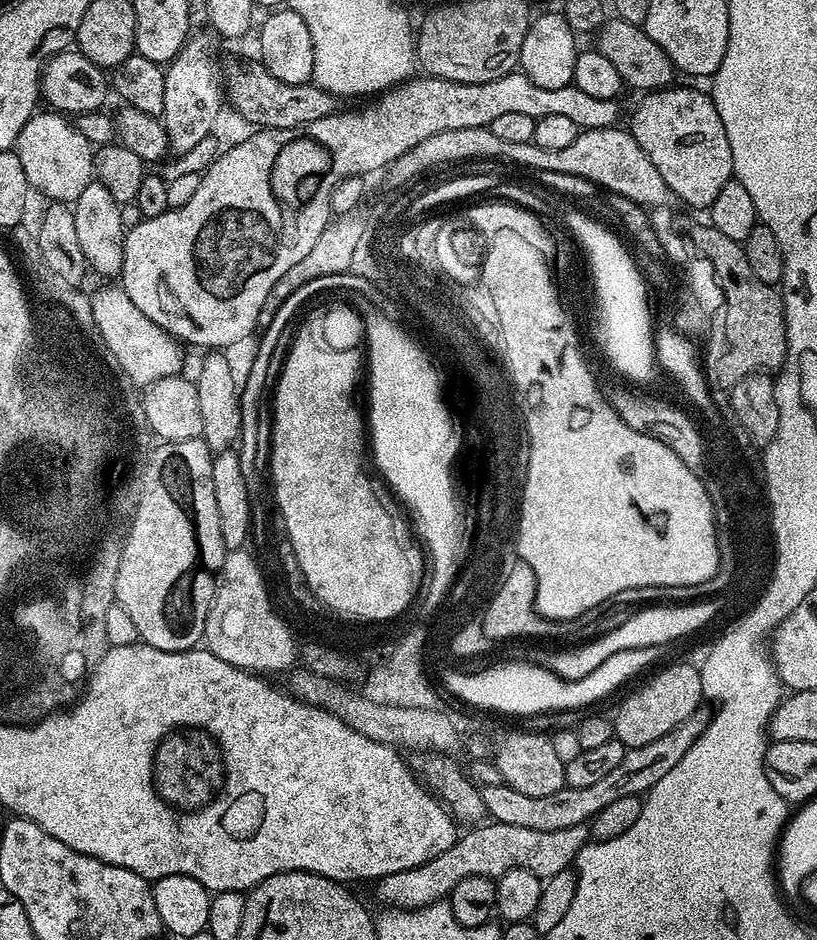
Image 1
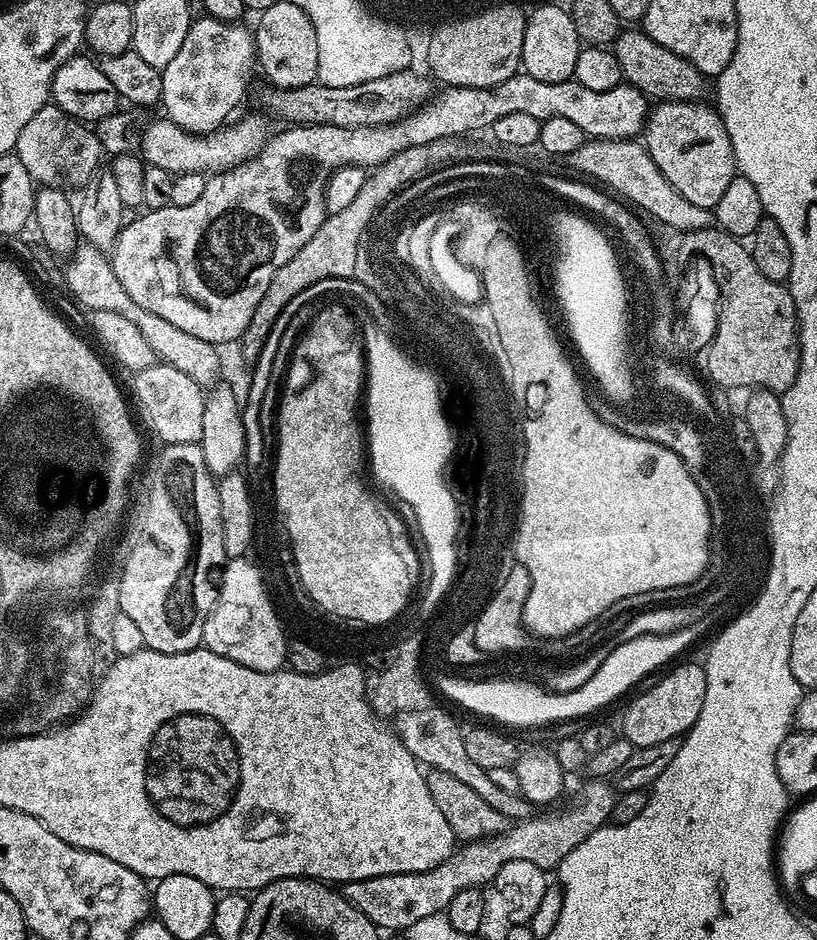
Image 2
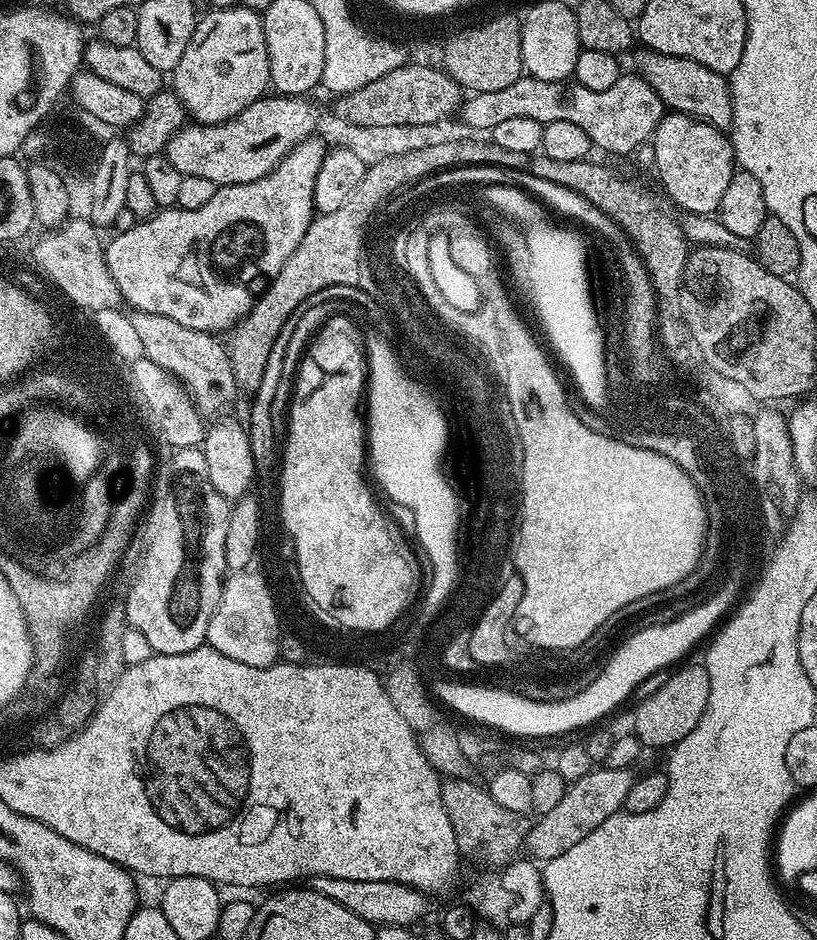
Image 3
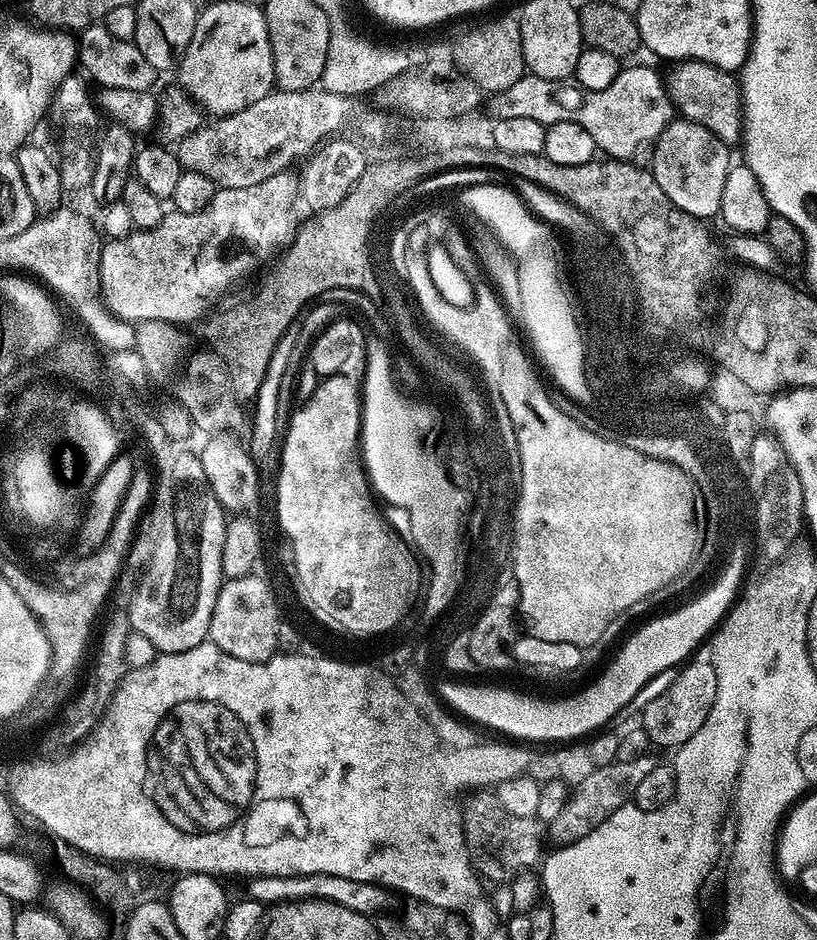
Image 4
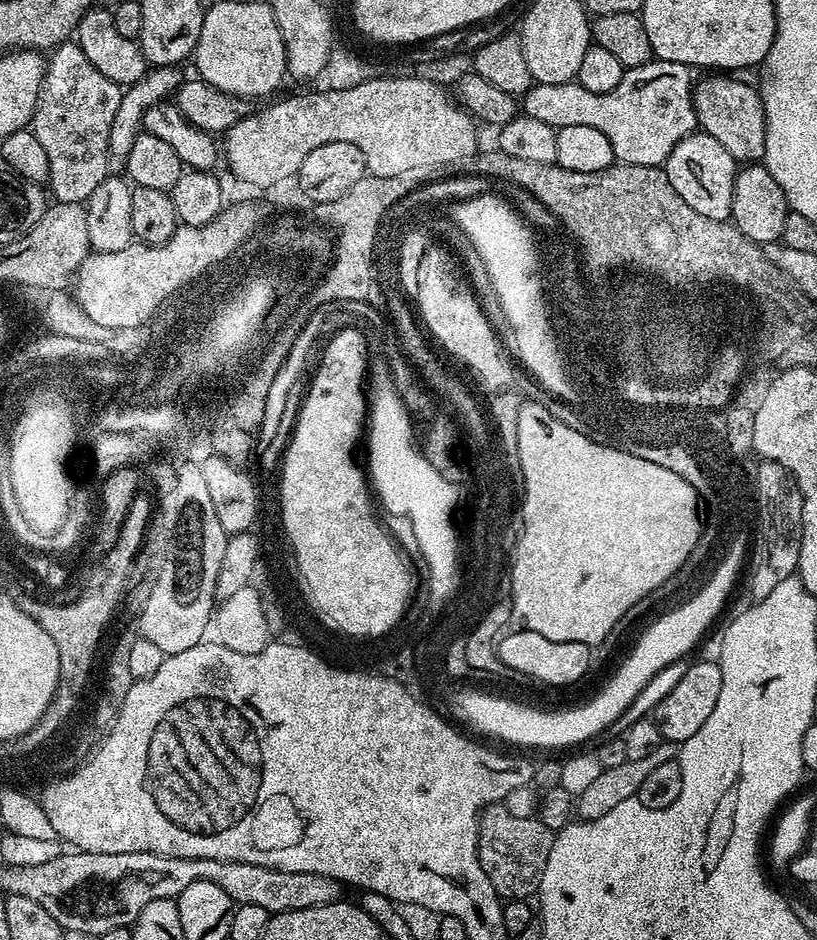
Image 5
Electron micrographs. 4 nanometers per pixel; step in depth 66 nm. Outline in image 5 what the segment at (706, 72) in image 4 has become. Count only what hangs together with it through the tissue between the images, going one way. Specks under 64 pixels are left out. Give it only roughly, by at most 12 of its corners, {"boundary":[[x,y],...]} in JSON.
{"boundary":[[728,74],[692,89],[696,123],[741,165],[763,161],[760,93]]}

